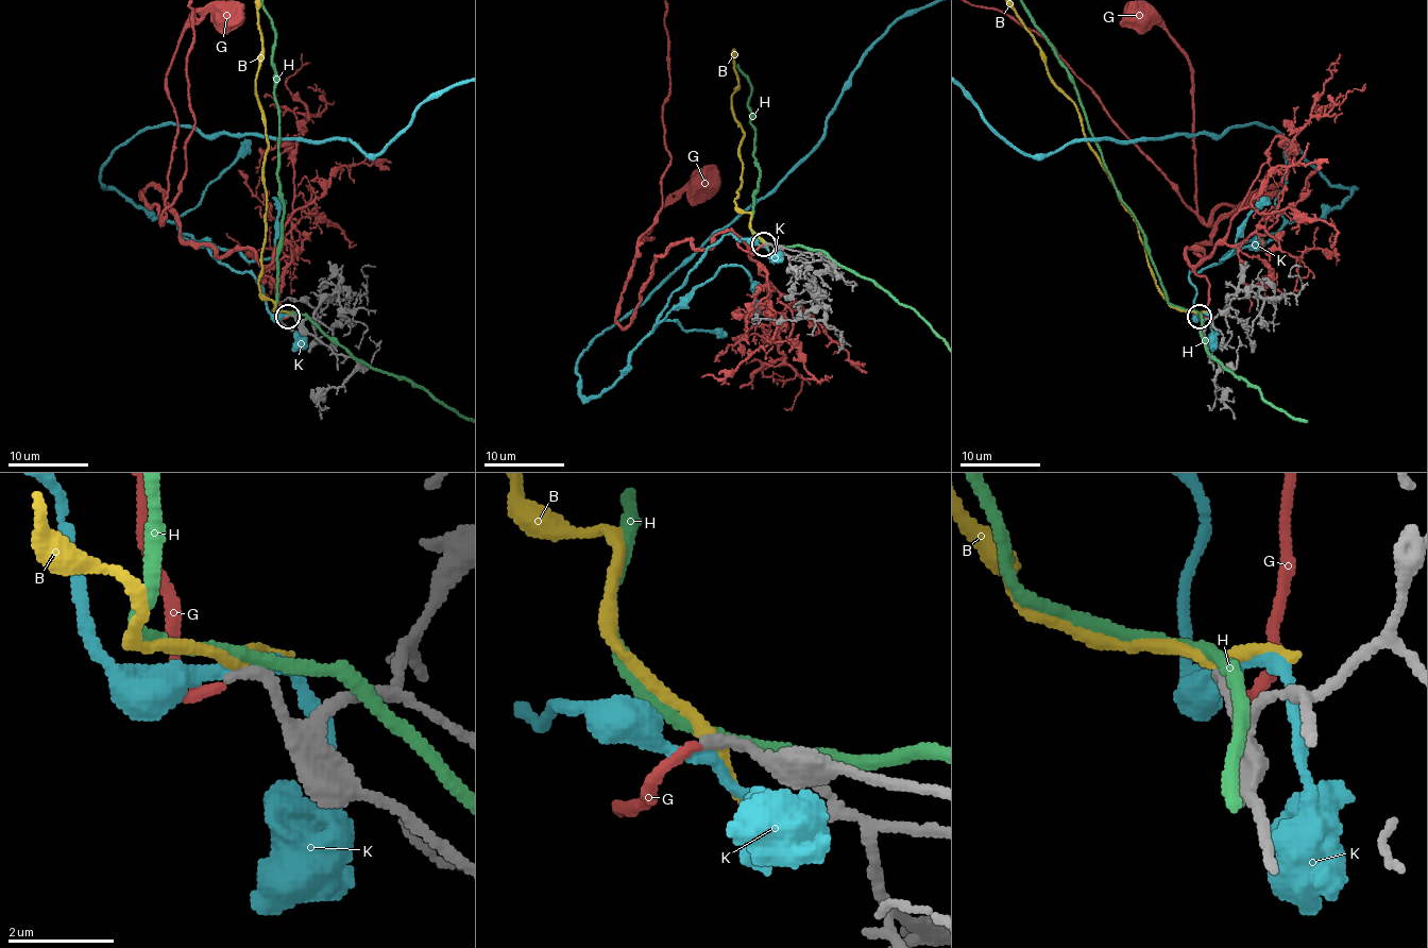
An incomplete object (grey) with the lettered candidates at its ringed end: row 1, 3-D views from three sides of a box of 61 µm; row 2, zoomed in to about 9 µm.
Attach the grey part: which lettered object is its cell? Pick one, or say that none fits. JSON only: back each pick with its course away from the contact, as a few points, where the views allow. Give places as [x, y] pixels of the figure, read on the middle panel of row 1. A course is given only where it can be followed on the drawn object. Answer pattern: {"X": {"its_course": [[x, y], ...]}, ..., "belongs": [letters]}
{"G": {"its_course": [[763, 244], [749, 254], [727, 231], [707, 249], [675, 242], [619, 324], [639, 242], [701, 182]]}, "belongs": ["G"]}

